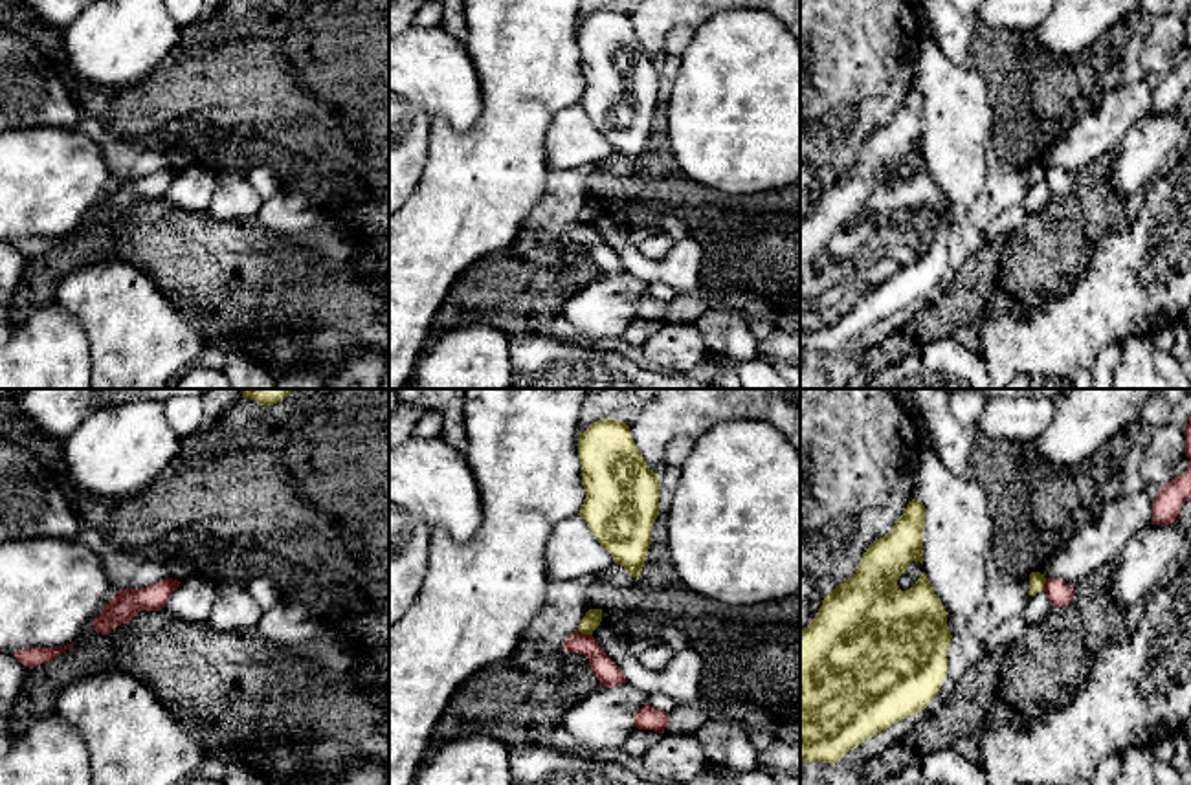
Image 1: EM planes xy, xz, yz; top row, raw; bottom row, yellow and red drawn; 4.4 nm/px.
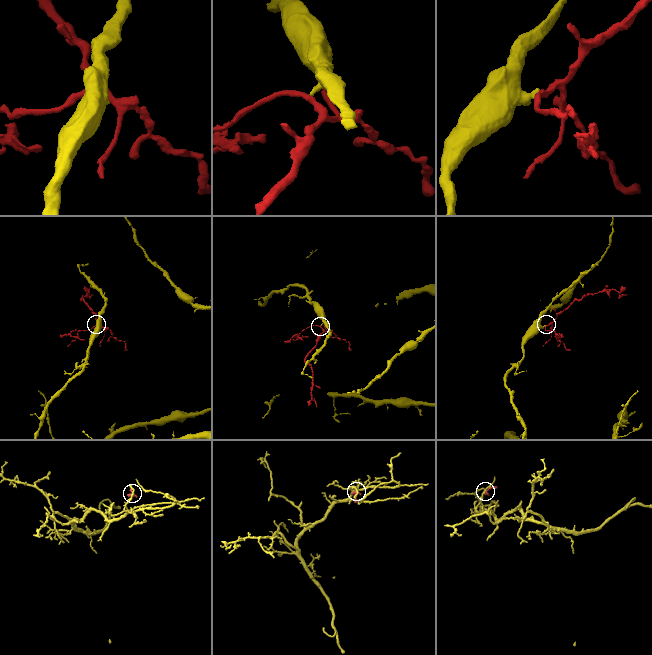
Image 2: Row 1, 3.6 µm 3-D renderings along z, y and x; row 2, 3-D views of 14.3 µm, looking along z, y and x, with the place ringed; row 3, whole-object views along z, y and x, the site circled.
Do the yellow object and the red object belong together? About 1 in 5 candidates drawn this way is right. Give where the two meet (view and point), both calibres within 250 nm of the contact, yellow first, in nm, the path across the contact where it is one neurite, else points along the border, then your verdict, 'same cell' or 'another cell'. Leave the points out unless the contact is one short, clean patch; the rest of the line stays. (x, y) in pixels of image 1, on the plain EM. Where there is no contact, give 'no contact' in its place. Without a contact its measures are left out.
meets yellow in xz at (586, 222); 80 nm thick on the yellow side, 110 nm on the other; border along xz (578, 219), (591, 224); another cell

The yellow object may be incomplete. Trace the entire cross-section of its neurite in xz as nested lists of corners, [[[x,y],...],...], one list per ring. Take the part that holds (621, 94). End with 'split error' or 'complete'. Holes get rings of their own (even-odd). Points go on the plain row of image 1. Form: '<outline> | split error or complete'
[[[600,7],[578,24],[585,81],[580,106],[613,150],[642,167],[659,105],[659,66],[637,39],[629,15]]] | complete

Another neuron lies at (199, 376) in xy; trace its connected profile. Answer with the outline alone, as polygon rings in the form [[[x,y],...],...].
[[[195,365],[180,376],[174,389],[229,389],[229,381],[224,370]]]

